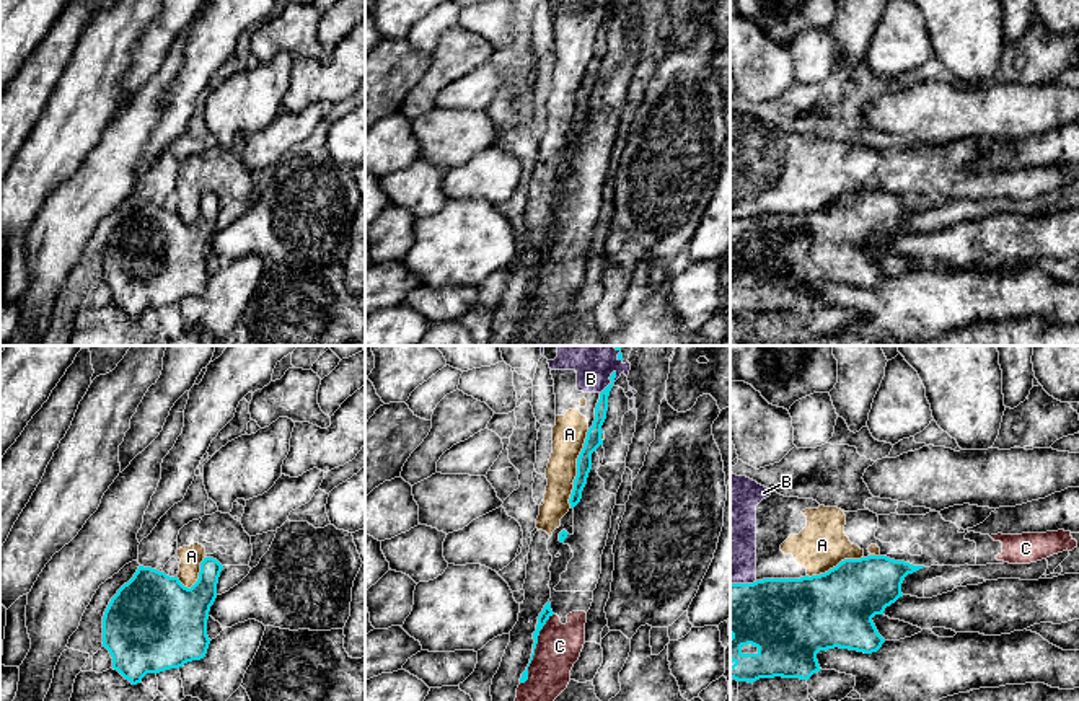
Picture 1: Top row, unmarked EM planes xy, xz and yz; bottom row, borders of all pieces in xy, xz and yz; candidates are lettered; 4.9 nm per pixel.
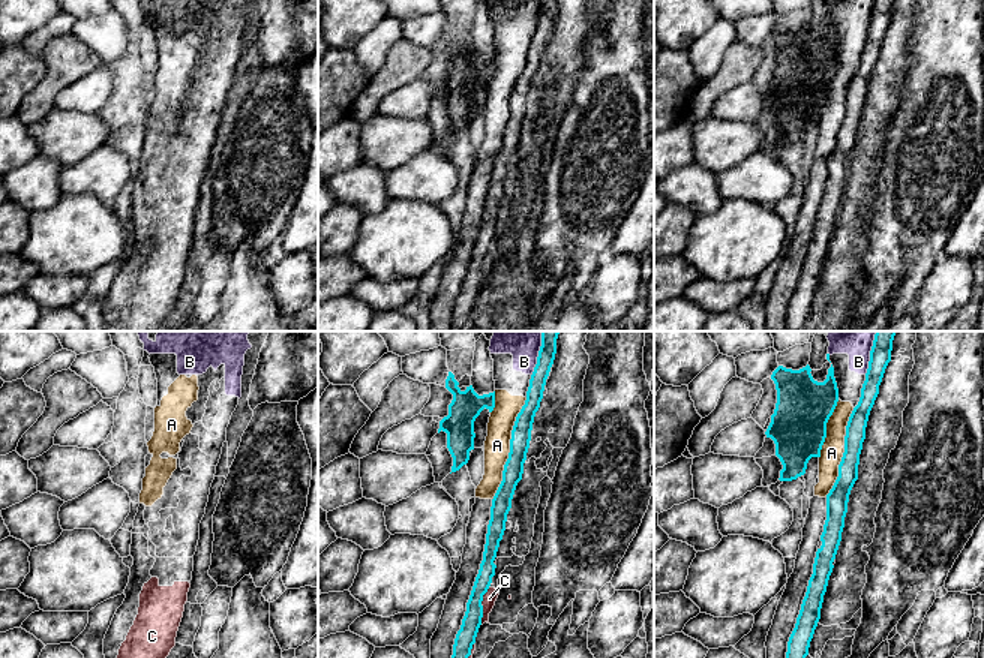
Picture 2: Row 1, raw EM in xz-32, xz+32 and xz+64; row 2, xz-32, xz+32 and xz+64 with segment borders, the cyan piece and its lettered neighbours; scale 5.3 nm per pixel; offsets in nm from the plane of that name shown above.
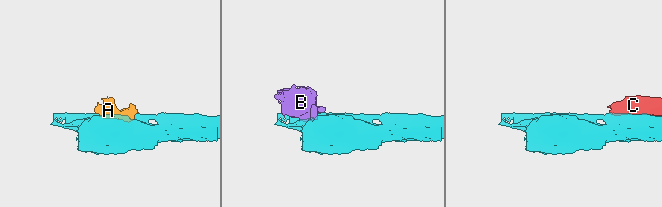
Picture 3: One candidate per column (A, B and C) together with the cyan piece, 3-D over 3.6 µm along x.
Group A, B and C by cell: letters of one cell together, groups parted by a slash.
A B C

